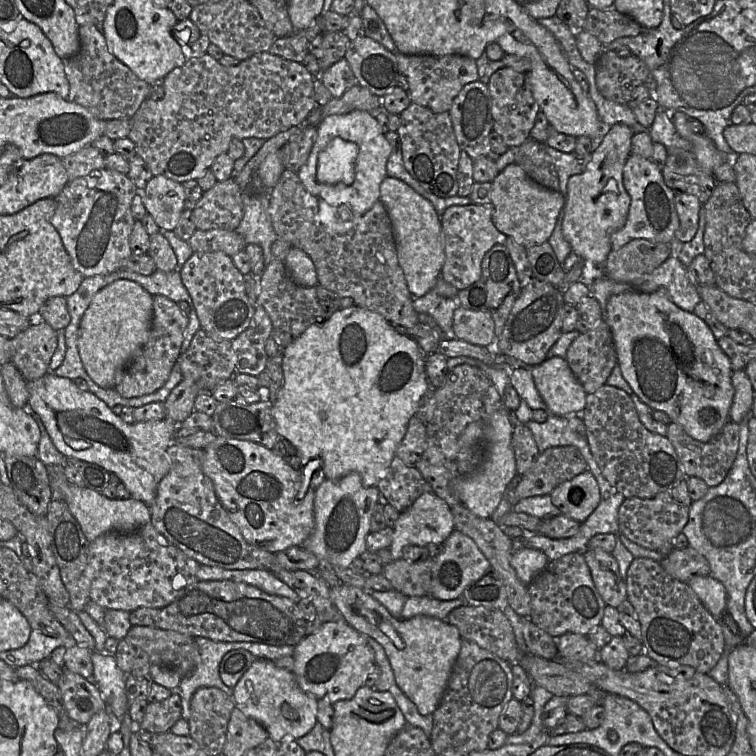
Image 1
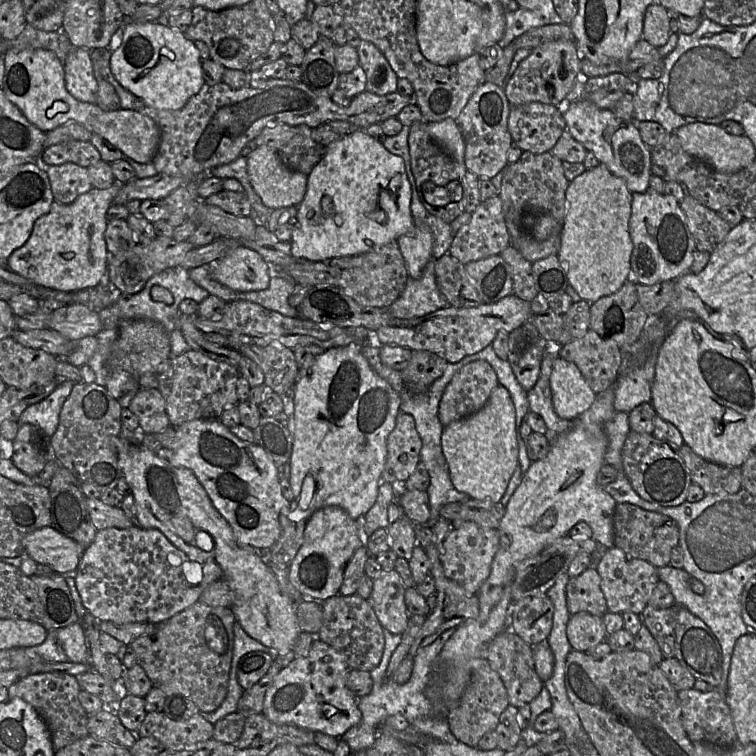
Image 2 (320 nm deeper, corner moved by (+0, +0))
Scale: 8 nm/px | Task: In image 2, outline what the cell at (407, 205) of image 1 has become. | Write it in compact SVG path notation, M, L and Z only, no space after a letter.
M417 224L411 232L400 236L397 242L409 277L419 278L432 259L433 236L430 229L425 224Z

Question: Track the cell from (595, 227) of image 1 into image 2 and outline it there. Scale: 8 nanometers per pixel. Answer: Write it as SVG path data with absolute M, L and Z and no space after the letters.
M600 163L570 181L557 254L569 284L590 304L617 292L631 277L633 243L629 233L632 192L625 181Z

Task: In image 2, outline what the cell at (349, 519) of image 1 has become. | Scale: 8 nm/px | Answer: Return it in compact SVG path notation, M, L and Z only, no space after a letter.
M337 506L316 510L308 519L303 544L289 567L289 579L305 597L324 601L339 594L345 567L354 551L364 544L364 535L356 520Z

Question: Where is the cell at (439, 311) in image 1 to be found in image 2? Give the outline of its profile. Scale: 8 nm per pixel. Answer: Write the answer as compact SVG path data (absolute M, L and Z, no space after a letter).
M430 259L419 278L408 278L404 290L388 308L394 318L411 319L427 315L447 305L447 300L436 284L435 260Z

